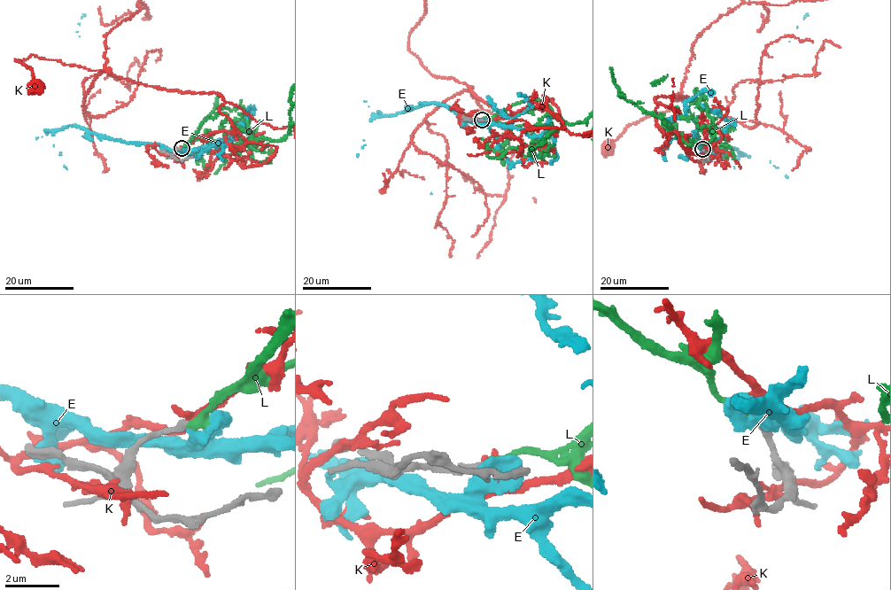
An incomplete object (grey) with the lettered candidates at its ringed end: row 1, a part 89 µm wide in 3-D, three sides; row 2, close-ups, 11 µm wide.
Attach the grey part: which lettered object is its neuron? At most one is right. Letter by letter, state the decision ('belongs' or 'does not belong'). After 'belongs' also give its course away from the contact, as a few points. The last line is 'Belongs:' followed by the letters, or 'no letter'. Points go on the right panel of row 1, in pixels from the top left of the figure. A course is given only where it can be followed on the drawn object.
E: does not belong
K: does not belong
L: belongs
Belongs: L

